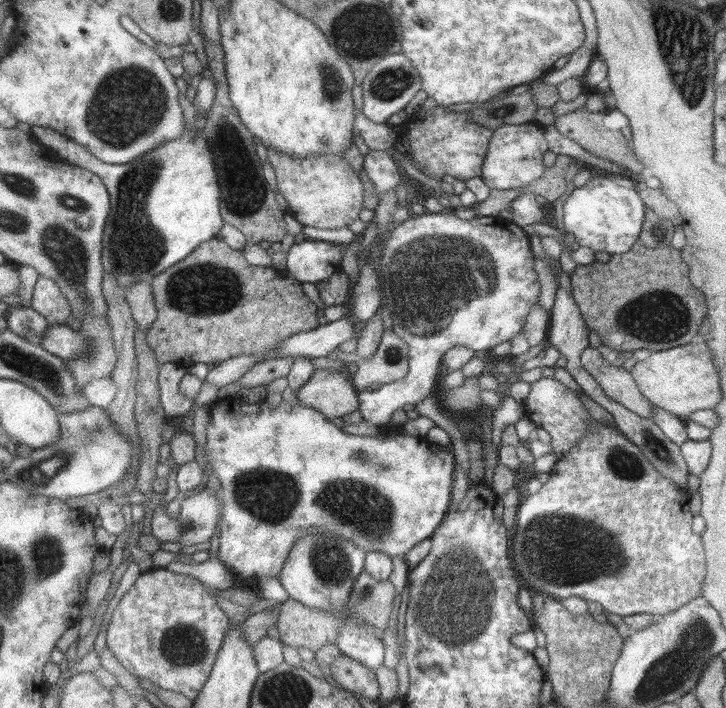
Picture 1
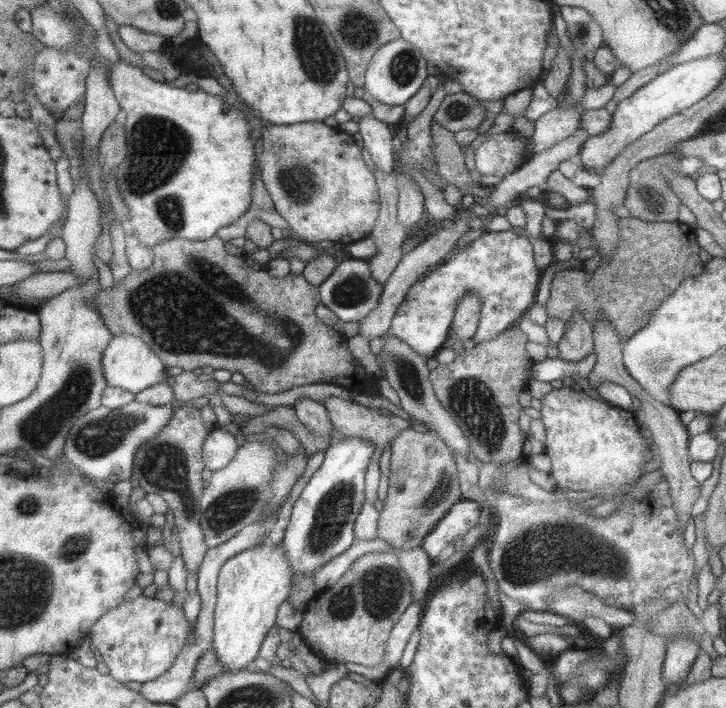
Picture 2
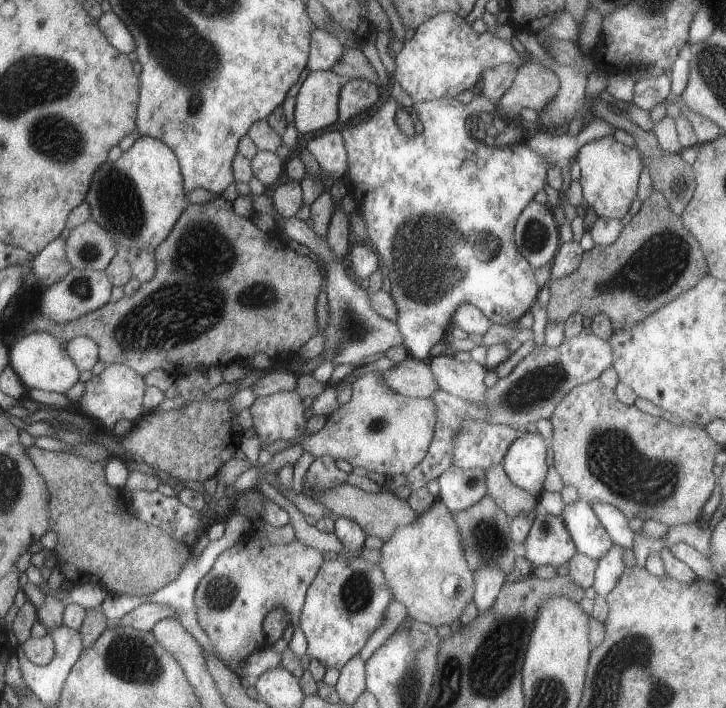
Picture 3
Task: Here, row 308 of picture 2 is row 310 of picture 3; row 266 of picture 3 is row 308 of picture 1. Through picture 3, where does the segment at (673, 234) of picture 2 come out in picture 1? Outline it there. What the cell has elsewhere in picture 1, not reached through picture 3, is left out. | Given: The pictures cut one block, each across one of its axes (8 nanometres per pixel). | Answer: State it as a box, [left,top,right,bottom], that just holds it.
[571,238,707,351]

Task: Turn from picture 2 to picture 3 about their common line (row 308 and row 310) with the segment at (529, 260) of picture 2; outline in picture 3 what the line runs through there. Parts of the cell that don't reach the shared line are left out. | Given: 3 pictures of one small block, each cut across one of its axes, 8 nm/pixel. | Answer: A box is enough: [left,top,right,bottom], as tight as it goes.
[342,92,549,362]

